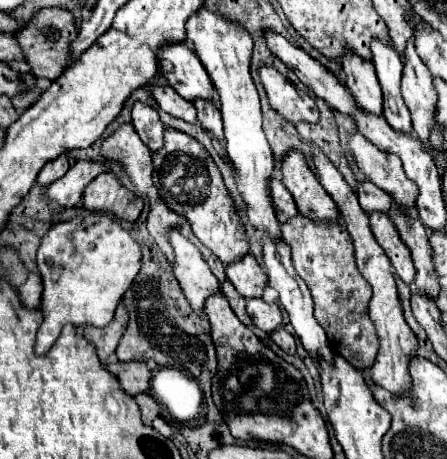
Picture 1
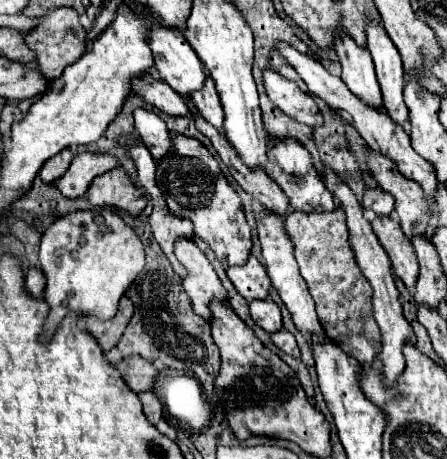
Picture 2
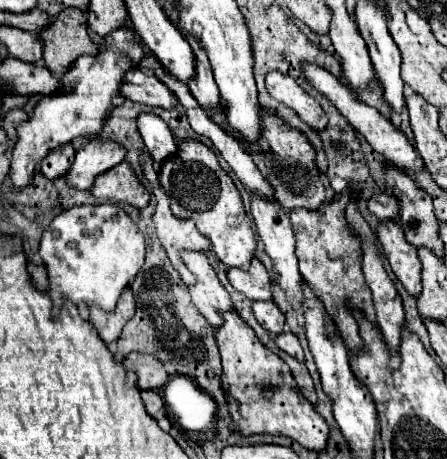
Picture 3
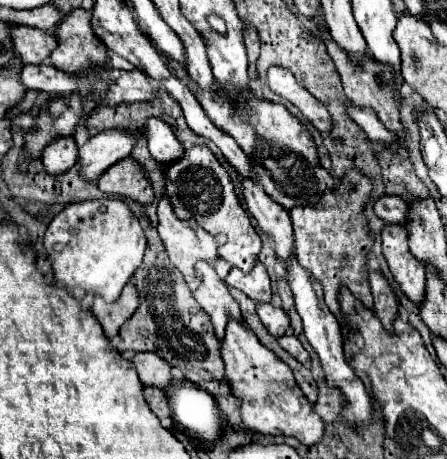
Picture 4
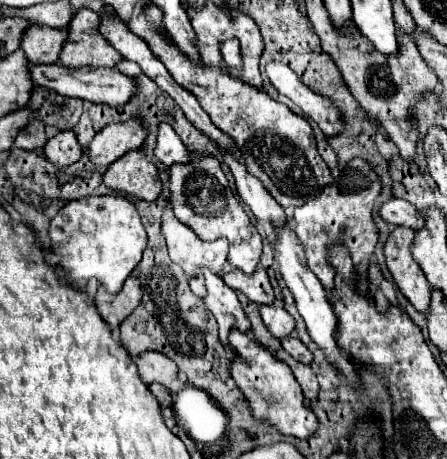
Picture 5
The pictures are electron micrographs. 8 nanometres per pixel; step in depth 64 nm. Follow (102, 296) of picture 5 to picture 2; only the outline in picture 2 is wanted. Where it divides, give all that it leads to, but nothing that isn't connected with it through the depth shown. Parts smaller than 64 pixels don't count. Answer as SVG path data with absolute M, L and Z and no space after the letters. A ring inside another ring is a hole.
M122 296L118 312L112 320L96 320L96 316L88 316L86 330L98 340L98 344L104 348L104 352L108 352L110 348L114 348L118 344L130 318L132 318L132 302L128 300L128 296Z

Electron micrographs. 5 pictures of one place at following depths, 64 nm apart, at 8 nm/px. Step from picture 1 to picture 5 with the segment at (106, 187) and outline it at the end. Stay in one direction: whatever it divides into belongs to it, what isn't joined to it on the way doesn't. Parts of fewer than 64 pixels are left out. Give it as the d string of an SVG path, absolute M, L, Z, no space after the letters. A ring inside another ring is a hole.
M136 148L128 152L128 156L116 160L116 164L110 164L104 172L104 184L112 190L134 194L146 202L154 202L162 194L158 168L146 158L142 148Z

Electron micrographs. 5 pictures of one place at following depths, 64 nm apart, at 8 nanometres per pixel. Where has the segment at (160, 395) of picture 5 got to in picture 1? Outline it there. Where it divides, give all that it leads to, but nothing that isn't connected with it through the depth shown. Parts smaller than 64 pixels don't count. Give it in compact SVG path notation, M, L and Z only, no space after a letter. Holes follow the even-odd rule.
M136 394L134 396L136 398L136 402L138 402L138 406L140 406L140 412L142 412L142 420L144 420L144 424L146 426L152 426L152 420L158 416L158 412L160 412L160 406L158 406L158 402L150 396L150 394Z

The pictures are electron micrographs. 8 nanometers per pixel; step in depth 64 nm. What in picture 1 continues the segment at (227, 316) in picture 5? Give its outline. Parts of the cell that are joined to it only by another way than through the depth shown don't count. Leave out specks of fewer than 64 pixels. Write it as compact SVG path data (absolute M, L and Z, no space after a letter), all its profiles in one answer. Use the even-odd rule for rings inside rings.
M174 229L168 234L170 239L176 234L176 262L172 264L174 276L180 282L180 288L184 290L184 296L188 298L194 312L204 314L204 302L208 296L220 292L220 282L208 268L200 250L188 238Z

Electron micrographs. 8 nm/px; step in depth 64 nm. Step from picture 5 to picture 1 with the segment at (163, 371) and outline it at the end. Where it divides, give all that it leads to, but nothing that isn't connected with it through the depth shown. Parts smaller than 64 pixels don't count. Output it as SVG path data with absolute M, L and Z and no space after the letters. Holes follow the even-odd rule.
M130 360L130 362L116 362L112 366L108 366L108 370L112 374L118 376L122 388L130 394L136 396L140 392L146 392L150 388L150 380L152 380L152 372L144 362L138 360Z

